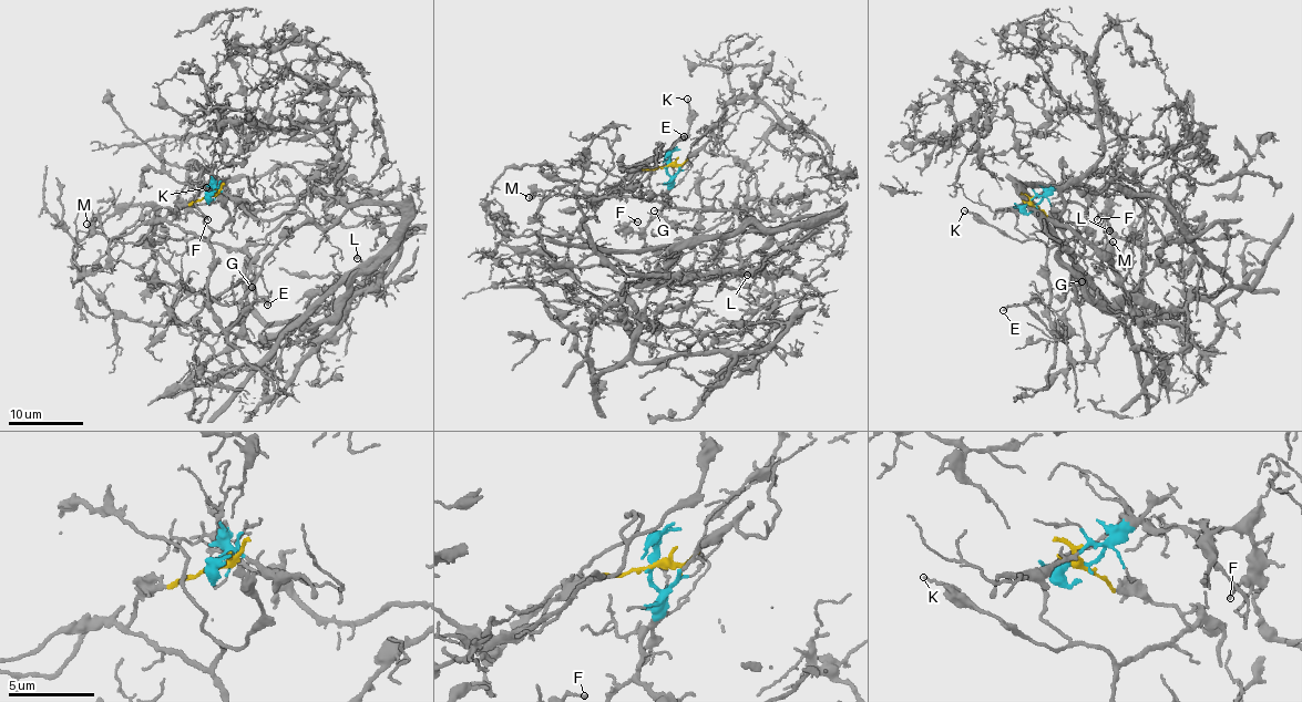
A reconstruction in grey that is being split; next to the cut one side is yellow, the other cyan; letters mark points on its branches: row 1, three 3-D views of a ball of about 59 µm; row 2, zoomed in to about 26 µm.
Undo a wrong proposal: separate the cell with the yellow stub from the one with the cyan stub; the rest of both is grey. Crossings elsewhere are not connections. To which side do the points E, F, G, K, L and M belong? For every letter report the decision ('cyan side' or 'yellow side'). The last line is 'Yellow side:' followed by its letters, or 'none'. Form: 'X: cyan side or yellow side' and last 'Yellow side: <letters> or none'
E: yellow side
F: cyan side
G: cyan side
K: yellow side
L: cyan side
M: yellow side
Yellow side: E, K, M

